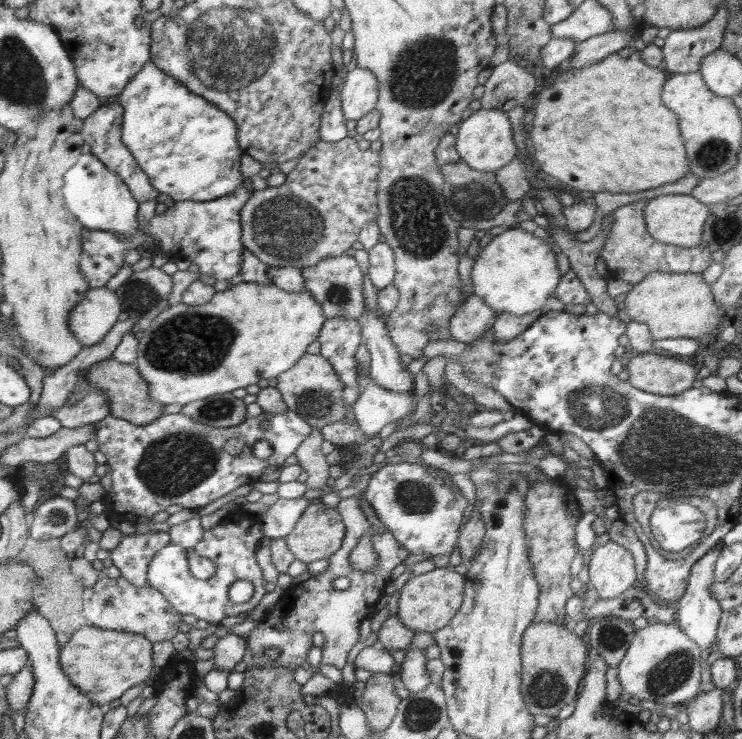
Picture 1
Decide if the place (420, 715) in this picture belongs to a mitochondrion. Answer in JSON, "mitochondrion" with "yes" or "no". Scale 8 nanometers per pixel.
{"mitochondrion":"yes"}

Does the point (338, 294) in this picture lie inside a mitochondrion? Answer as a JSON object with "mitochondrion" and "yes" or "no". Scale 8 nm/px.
{"mitochondrion":"yes"}

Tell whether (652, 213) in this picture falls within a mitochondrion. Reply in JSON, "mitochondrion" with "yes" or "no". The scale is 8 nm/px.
{"mitochondrion":"no"}

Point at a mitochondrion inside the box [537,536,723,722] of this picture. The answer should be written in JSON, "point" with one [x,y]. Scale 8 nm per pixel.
{"point":[674,670]}

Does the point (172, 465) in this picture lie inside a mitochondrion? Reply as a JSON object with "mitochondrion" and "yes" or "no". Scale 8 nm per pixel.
{"mitochondrion":"yes"}

